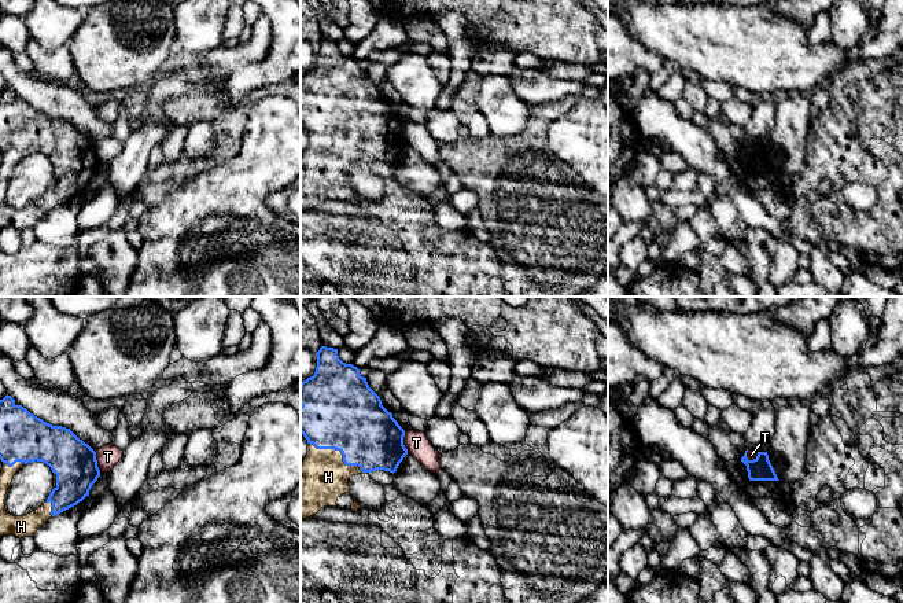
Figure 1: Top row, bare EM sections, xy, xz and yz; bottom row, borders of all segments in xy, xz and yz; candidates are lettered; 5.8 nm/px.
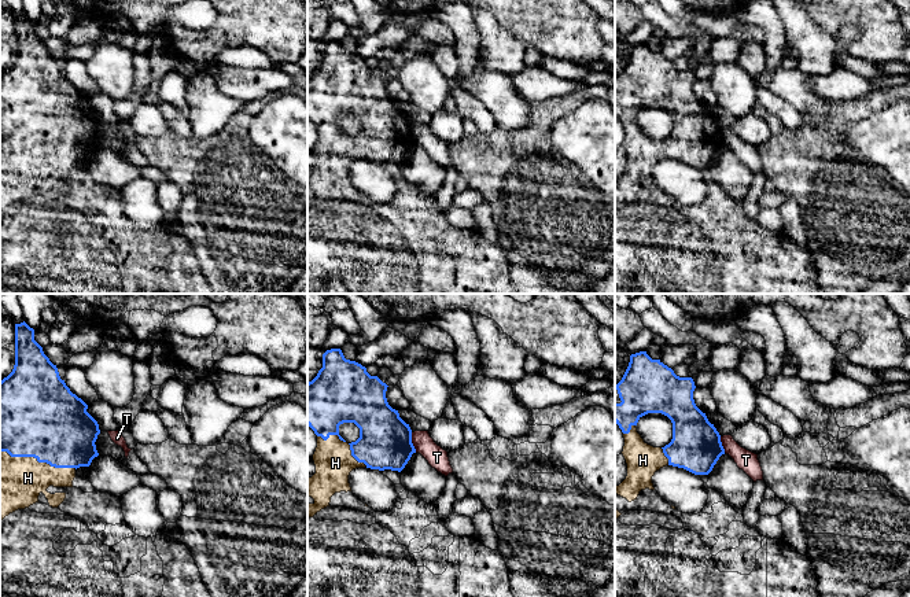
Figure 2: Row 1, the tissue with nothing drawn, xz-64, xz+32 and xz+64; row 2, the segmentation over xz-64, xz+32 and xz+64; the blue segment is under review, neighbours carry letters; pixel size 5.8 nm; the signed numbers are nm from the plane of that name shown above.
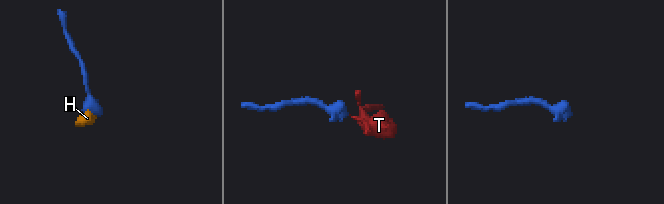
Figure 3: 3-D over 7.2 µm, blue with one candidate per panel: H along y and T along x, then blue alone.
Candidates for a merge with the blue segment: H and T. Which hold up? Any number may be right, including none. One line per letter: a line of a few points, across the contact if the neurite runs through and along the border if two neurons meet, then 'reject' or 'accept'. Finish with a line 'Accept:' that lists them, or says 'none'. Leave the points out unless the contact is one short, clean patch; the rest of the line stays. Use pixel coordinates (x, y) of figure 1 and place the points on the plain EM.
H: accept
T: line xz (404, 124), (404, 139), (408, 144); reject
Accept: H

